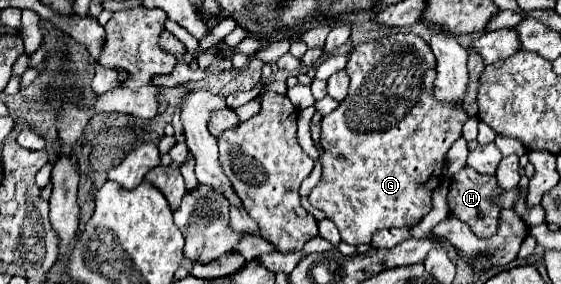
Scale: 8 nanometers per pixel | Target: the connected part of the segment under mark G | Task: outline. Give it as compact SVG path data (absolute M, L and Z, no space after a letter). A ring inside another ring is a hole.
M396 33L378 41L368 41L350 51L346 73L350 77L348 99L338 105L320 125L320 145L324 149L322 179L310 193L312 207L332 219L350 245L370 243L372 235L390 227L414 227L432 207L432 191L442 179L444 159L456 139L462 137L462 127L468 115L462 105L440 103L434 97L436 59L428 43L414 33ZM344 155L346 161L338 161Z

